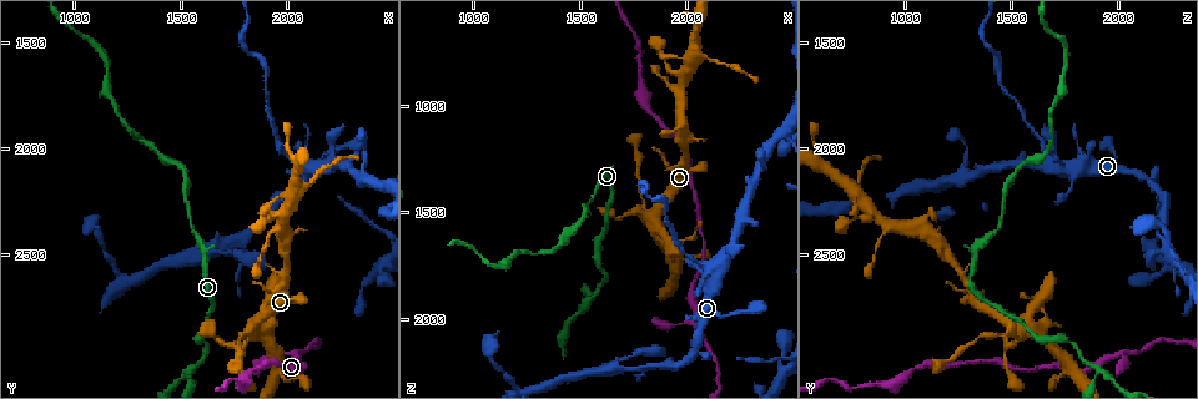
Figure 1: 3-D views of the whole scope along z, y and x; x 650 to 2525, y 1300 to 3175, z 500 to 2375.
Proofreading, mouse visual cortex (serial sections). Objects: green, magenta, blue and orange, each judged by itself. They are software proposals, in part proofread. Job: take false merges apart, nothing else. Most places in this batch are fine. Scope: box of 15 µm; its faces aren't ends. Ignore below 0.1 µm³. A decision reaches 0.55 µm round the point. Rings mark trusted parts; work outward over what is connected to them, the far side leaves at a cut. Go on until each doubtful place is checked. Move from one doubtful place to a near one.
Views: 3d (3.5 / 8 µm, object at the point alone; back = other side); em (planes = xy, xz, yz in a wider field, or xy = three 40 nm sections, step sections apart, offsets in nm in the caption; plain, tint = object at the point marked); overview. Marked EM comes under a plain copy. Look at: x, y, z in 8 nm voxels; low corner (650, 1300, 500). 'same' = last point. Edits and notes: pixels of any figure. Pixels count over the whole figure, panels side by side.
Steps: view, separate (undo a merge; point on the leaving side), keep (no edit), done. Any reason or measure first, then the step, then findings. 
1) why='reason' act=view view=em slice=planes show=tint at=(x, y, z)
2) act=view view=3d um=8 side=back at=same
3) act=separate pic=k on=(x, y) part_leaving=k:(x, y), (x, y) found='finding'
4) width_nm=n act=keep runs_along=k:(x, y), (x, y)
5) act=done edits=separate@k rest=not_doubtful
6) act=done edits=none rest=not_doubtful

why='three arms meet' act=view view=3d um=8 side=back at=(1790, 2960, 1460)

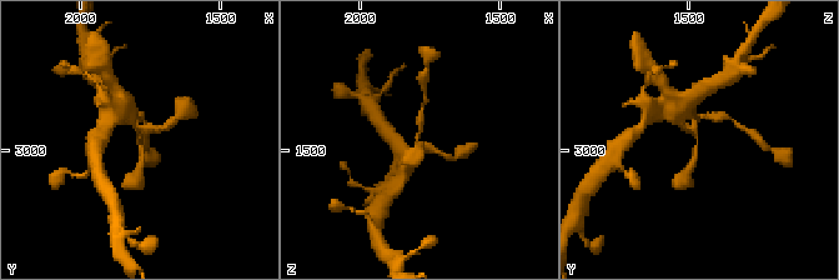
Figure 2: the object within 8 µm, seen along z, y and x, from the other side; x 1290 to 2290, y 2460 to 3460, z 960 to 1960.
act=view view=3d um=3.5 at=(1790, 2960, 1470)

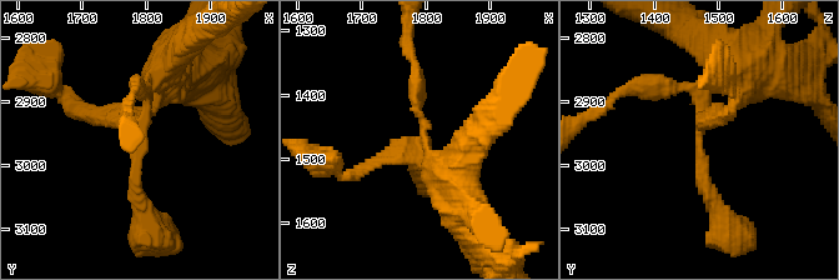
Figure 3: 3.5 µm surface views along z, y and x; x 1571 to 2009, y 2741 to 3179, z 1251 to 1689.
arms=3 arm_widths_nm=150,200,250 why='need the tissue' act=view view=em slice=xy step=3 show=tint at=(1790, 2970, 1475)

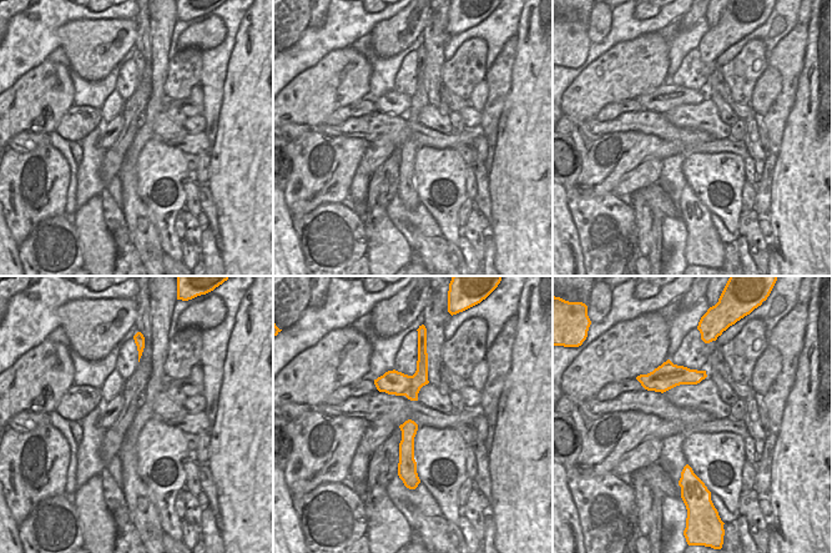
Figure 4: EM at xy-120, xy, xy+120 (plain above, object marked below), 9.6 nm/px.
width_nm=150 act=keep runs_along=4:(411, 423), (408, 428), (406, 469) found='one cell here'

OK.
why='a fork' act=view view=em slice=xy step=2 show=tint at=(1540, 3050, 1920)

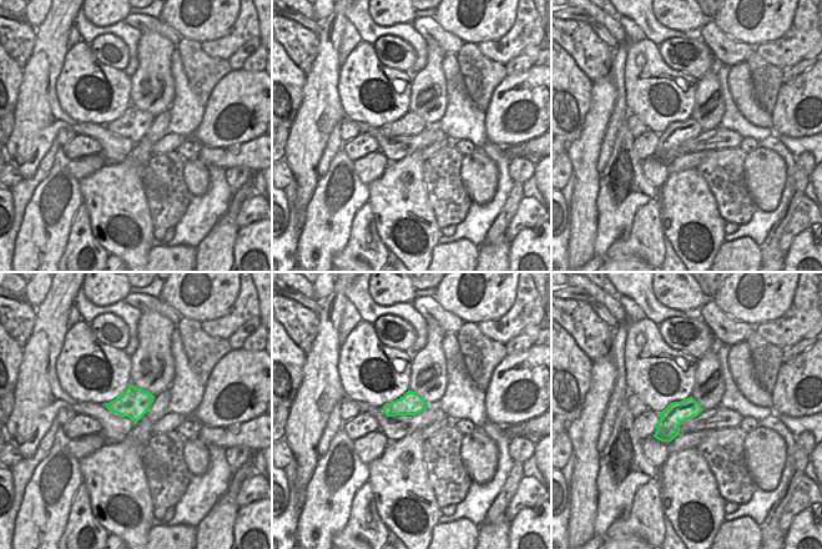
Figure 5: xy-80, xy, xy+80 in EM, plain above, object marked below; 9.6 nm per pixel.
act=view view=3d um=3.5 at=same

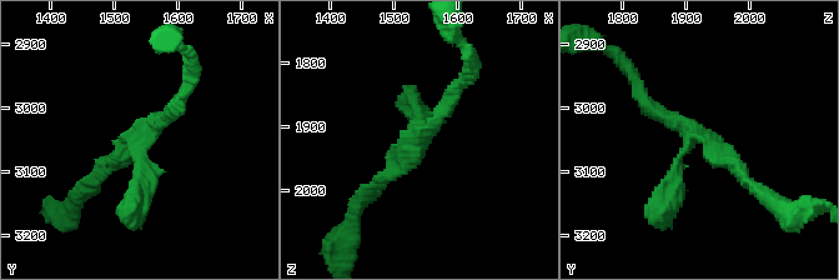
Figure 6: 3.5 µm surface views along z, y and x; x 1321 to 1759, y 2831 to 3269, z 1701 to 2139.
arm_widths_nm=200,200,250 act=keep runs_along=6:(462, 84), (438, 121), (377, 186) found='continuous, no second cell'

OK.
why='three arms meet' act=view view=3d um=3.5 side=back at=(2090, 2100, 1750)

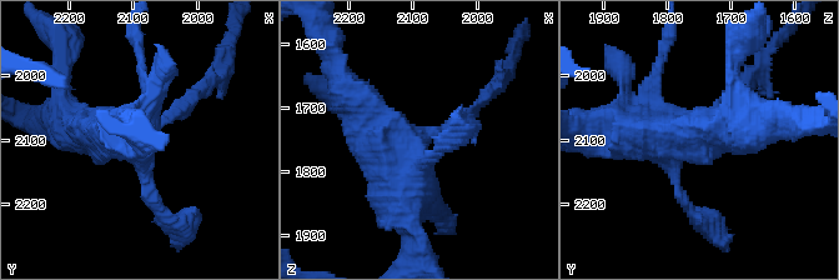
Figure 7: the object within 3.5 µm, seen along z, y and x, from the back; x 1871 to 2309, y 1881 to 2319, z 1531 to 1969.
act=separate pic=7 on=(480, 103) found='two cells meet here'

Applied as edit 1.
act=done edits=separate@7 rest=not_doubtful

